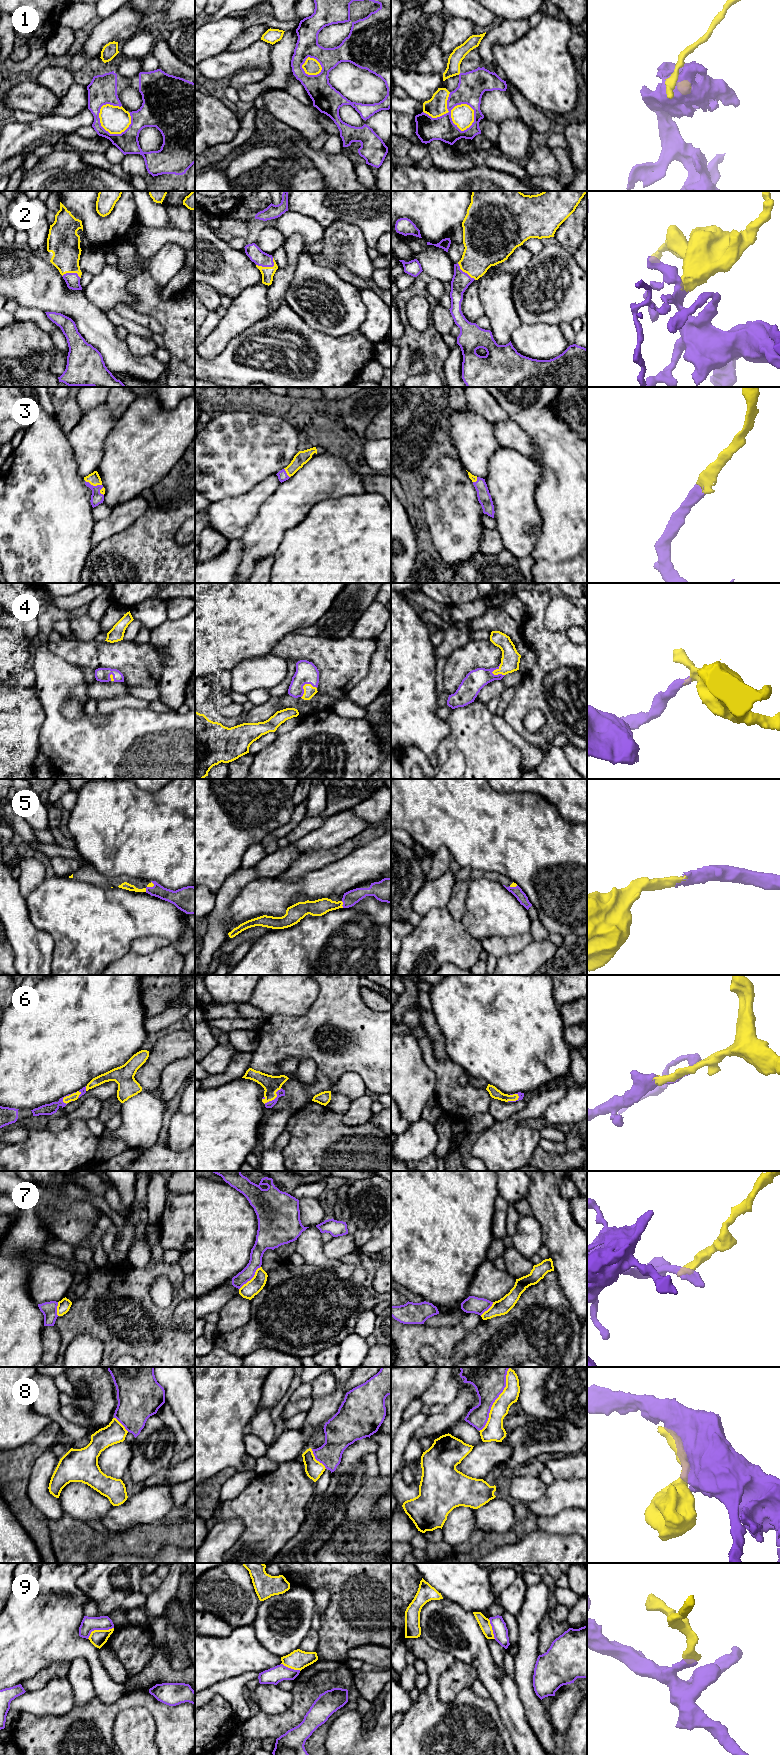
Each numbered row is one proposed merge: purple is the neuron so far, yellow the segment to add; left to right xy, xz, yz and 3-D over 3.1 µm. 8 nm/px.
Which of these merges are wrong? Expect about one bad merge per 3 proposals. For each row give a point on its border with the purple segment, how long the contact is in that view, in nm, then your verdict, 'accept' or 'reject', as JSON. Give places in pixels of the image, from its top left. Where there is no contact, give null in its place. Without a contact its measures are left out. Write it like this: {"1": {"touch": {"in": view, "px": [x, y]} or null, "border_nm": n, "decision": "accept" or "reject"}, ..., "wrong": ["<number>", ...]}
{"1": {"touch": {"in": "yz", "px": [450, 114]}, "border_nm": 420, "decision": "reject"}, "2": {"touch": {"in": "xz", "px": [266, 266]}, "border_nm": 160, "decision": "accept"}, "3": {"touch": {"in": "xy", "px": [92, 485]}, "border_nm": 140, "decision": "accept"}, "4": {"touch": {"in": "yz", "px": [495, 669]}, "border_nm": 120, "decision": "accept"}, "5": {"touch": {"in": "xz", "px": [343, 904]}, "border_nm": 60, "decision": "accept"}, "6": {"touch": {"in": "xz", "px": [275, 1098]}, "border_nm": 190, "decision": "accept"}, "7": {"touch": {"in": "xz", "px": [251, 1278]}, "border_nm": 260, "decision": "reject"}, "8": {"touch": {"in": "yz", "px": [495, 1399]}, "border_nm": 550, "decision": "reject"}, "9": {"touch": {"in": "xy", "px": [99, 1629]}, "border_nm": 240, "decision": "reject"}, "wrong": ["1", "7", "8", "9"]}

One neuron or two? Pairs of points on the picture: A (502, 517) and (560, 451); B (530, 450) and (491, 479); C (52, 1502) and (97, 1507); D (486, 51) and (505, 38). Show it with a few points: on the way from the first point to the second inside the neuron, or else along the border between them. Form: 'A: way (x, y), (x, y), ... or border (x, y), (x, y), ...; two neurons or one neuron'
A: border (536, 463), (540, 468), (541, 480), (535, 495); two neurons
B: border (501, 446), (515, 449), (535, 463); two neurons
C: border (57, 1498), (60, 1507), (65, 1512); two neurons
D: way (486, 45), (494, 37), (499, 37); one neuron

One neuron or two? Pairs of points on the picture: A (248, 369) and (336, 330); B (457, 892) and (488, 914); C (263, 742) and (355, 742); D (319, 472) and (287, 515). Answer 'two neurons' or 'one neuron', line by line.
A: two neurons
B: two neurons
C: two neurons
D: one neuron

